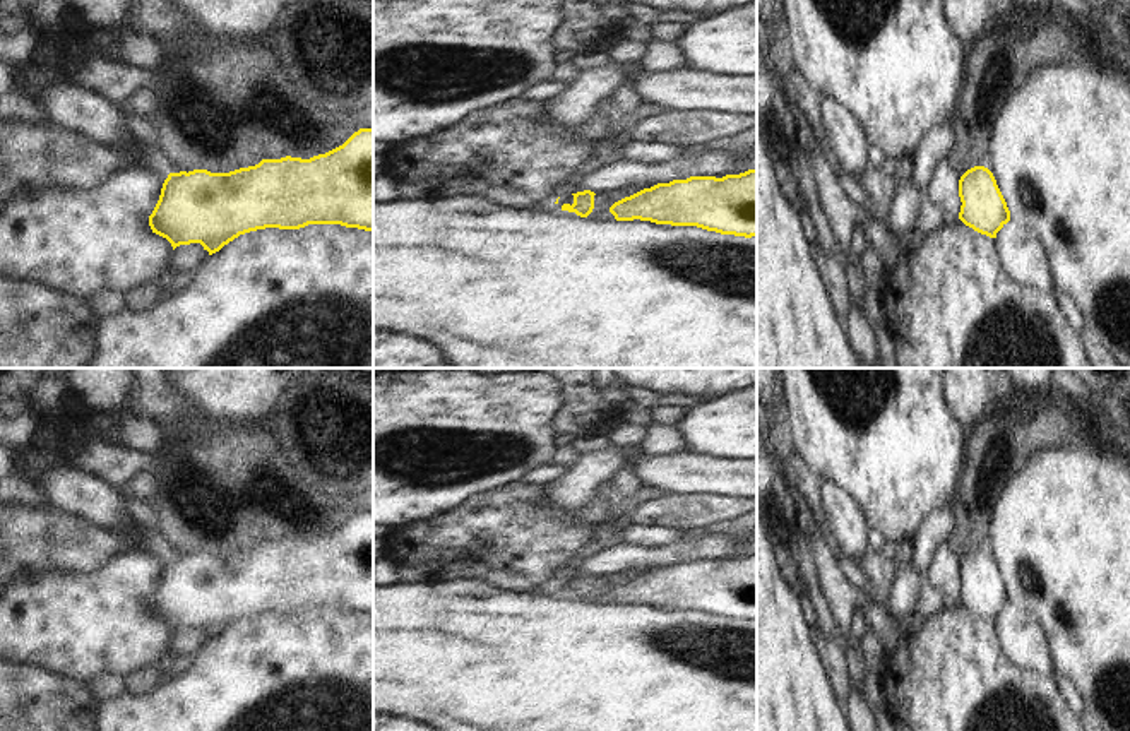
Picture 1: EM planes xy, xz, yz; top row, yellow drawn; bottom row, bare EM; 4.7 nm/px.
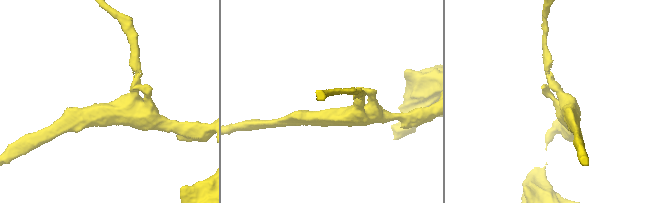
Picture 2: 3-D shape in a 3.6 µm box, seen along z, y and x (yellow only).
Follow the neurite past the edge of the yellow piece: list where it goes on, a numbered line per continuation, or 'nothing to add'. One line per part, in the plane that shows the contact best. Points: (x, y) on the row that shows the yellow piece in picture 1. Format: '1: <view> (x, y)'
nothing to add

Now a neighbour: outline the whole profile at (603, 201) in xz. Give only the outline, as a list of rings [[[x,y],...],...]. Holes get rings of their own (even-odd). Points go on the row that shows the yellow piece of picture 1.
[[[627,185],[622,188],[596,193],[594,195],[594,209],[587,217],[592,221],[613,221],[615,216],[610,212],[610,207],[615,202],[618,202],[625,197],[630,197],[644,188],[645,188],[645,185]]]

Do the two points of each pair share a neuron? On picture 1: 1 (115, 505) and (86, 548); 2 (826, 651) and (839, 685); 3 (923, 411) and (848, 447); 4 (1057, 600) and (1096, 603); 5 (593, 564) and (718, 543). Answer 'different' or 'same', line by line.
1: different
2: same
3: same
4: same
5: same

